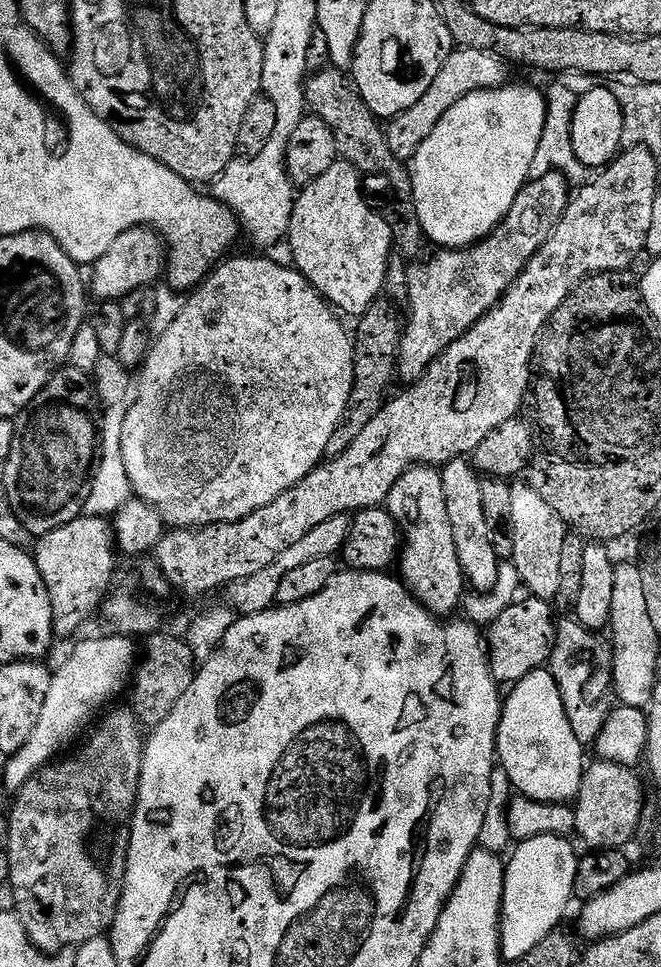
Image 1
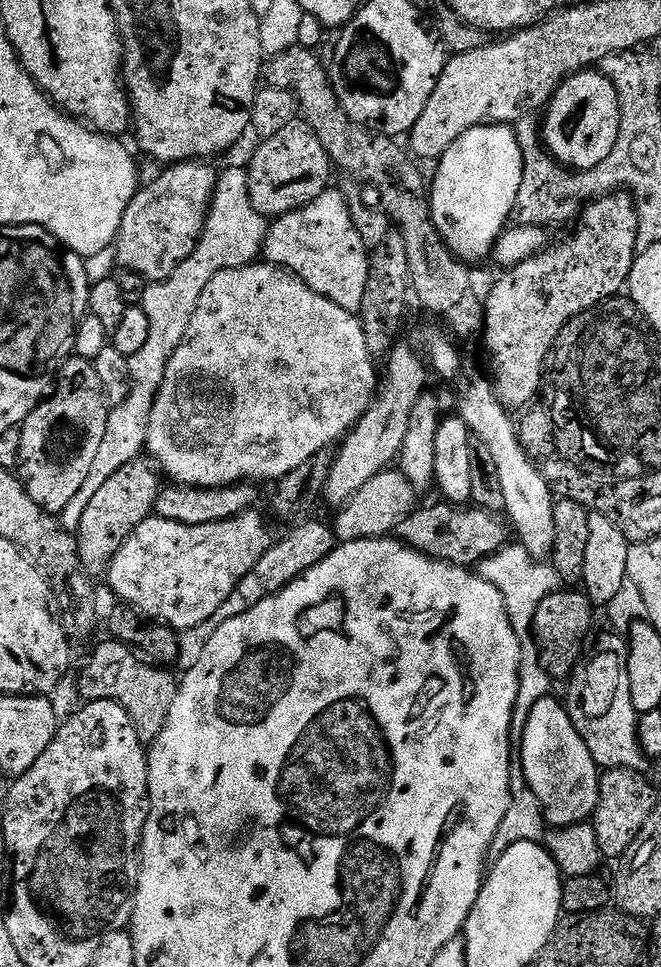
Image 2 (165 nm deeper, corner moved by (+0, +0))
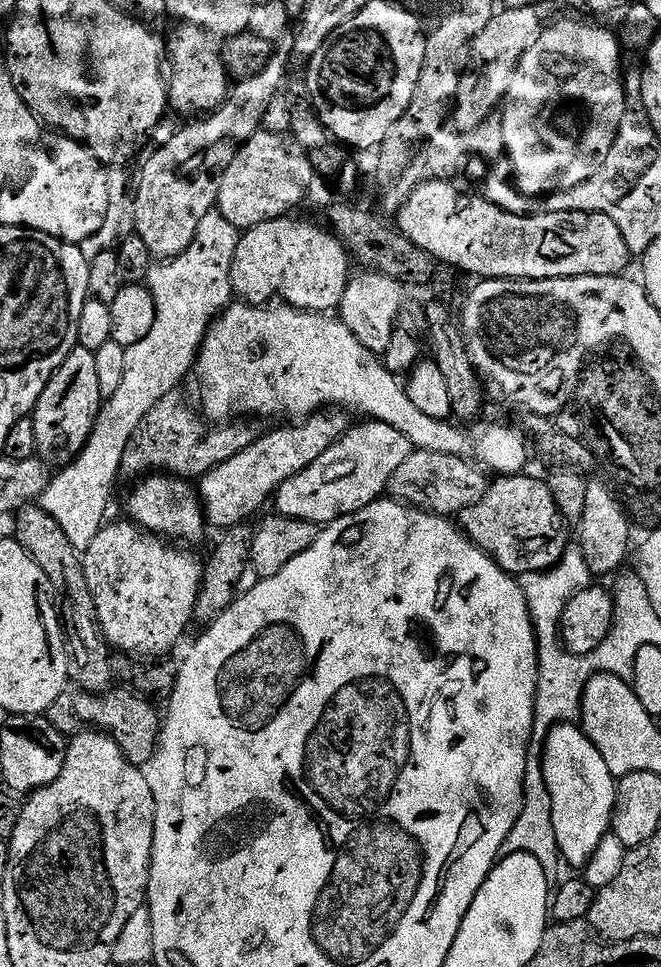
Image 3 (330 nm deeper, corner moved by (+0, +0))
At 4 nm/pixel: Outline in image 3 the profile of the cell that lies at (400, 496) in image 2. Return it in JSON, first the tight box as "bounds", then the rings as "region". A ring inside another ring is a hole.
{"bounds":[388,450,489,518],"region":[[[414,450],[410,458],[406,458],[406,462],[402,462],[402,466],[394,472],[394,478],[390,478],[388,492],[395,499],[411,504],[413,508],[452,518],[481,500],[489,483],[489,477],[465,457]]]}

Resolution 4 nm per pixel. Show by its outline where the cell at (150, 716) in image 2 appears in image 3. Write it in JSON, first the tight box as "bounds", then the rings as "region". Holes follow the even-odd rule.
{"bounds":[46,686,162,766],"region":[[[69,686],[62,694],[58,694],[54,706],[50,706],[46,715],[49,722],[65,734],[75,733],[81,726],[91,726],[108,733],[116,739],[122,754],[131,764],[147,766],[156,757],[156,748],[160,745],[162,716],[161,713],[156,713],[155,707],[157,705],[151,699],[141,696],[139,692],[133,692],[127,686],[116,686],[99,694]]]}

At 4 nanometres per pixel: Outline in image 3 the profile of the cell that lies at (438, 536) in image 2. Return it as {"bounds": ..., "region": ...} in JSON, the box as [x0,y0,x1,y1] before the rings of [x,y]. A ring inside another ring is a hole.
{"bounds":[458,474,570,578],"region":[[[529,474],[515,476],[500,476],[488,485],[486,494],[474,506],[458,513],[458,527],[473,544],[476,544],[487,554],[503,572],[519,578],[531,572],[542,572],[555,566],[566,554],[570,546],[569,529],[555,504],[554,494],[551,493],[543,479],[535,480]]]}

